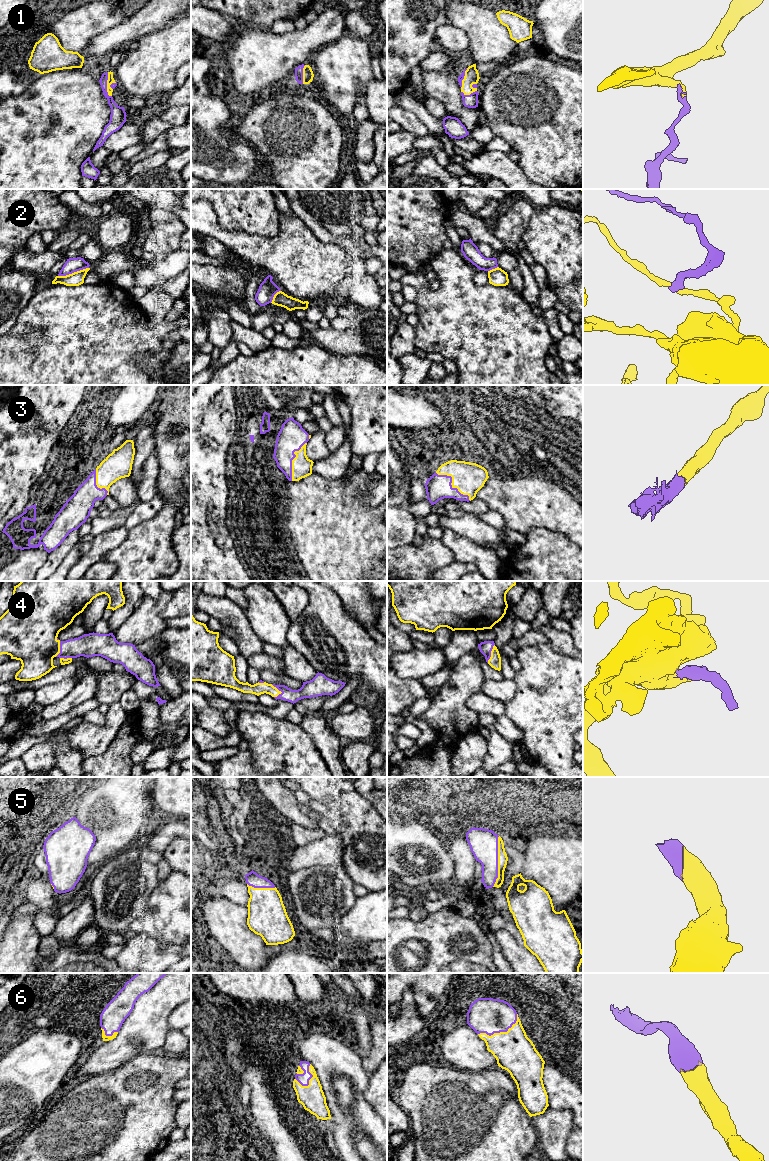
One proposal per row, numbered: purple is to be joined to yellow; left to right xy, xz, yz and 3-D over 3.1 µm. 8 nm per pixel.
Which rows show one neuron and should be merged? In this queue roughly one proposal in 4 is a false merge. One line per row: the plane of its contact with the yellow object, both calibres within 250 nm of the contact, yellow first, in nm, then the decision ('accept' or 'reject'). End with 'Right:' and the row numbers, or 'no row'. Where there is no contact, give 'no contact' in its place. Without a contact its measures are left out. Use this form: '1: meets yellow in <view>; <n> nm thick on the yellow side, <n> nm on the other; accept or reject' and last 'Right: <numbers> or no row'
1: meets yellow in xy; 50 nm thick on the yellow side, 120 nm on the other; accept
2: meets yellow in xy; 110 nm thick on the yellow side, 120 nm on the other; reject
3: meets yellow in yz; 240 nm thick on the yellow side, 200 nm on the other; accept
4: meets yellow in xy; 420 nm thick on the yellow side, 190 nm on the other; accept
5: meets yellow in yz; 80 nm thick on the yellow side, 220 nm on the other; accept
6: meets yellow in yz; 320 nm thick on the yellow side, 280 nm on the other; accept
Right: 1, 3, 4, 5, 6

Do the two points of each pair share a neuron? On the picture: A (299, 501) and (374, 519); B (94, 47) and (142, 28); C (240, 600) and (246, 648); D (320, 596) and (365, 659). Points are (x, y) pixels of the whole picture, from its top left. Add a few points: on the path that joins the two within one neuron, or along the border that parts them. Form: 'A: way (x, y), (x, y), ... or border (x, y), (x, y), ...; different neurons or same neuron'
A: way (318, 510), (327, 519), (355, 519); same neuron
B: way (106, 41), (120, 36), (130, 29); same neuron
C: border (225, 596), (242, 608); different neurons
D: way (324, 612), (324, 618), (349, 643); same neuron

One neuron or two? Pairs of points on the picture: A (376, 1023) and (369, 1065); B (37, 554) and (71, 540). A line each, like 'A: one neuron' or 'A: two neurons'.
A: one neuron
B: two neurons

